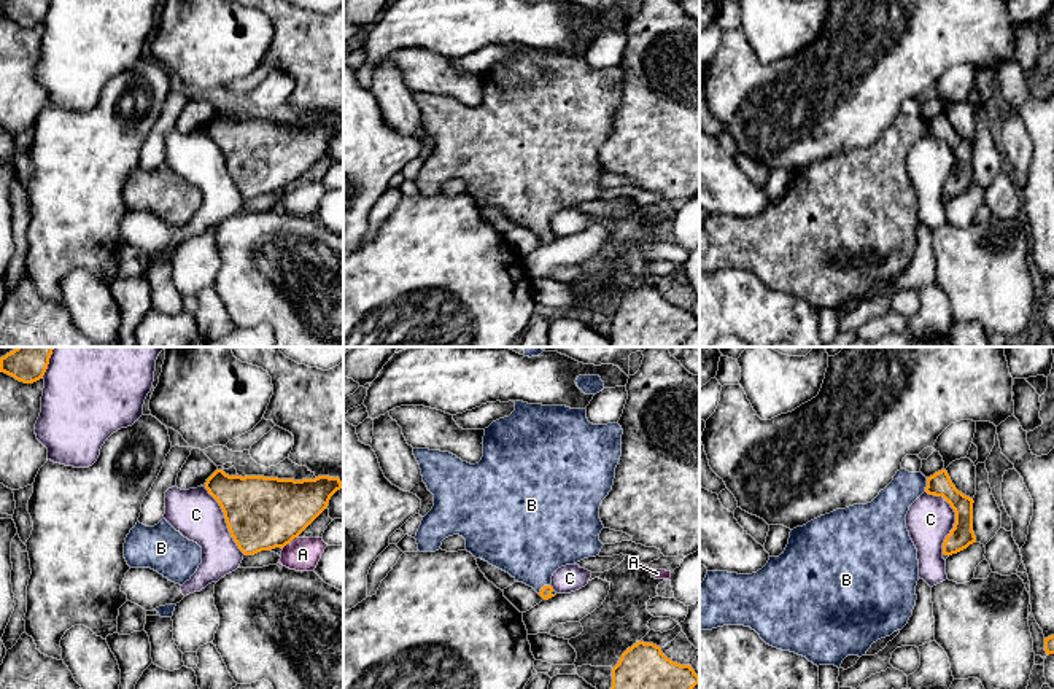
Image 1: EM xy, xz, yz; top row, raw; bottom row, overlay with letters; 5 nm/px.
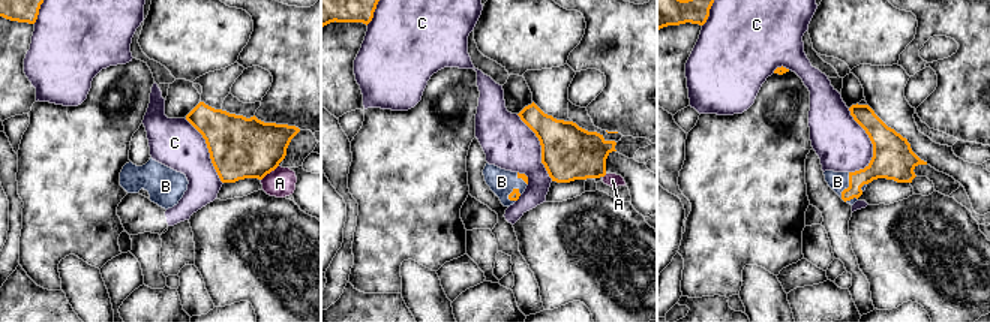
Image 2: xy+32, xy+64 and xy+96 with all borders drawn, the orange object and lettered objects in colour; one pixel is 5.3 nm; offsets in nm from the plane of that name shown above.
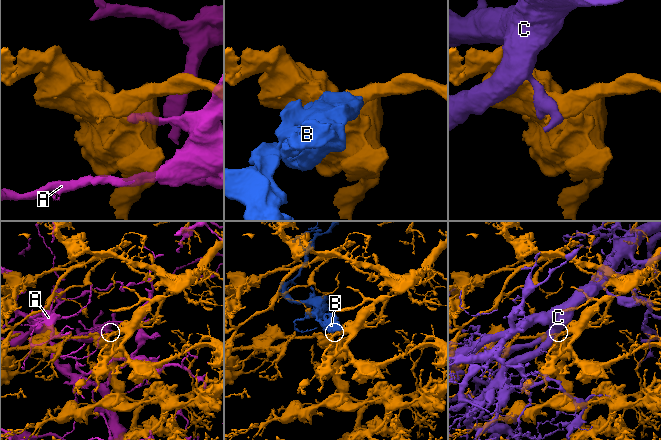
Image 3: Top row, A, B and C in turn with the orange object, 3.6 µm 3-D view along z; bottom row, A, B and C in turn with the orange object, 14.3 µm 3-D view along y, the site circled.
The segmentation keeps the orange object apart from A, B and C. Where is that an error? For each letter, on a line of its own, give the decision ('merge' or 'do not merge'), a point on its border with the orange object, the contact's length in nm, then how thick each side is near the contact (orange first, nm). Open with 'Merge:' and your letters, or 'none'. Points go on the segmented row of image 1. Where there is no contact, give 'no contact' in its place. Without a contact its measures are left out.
Merge: B
A: do not merge; contact xy (290, 541); length 110 nm; calibres 360 and 180 nm
B: merge; contact xz (544, 586); length 80 nm; calibres 60 and 400 nm
C: do not merge; contact yz (956, 517); length 340 nm; calibres 120 and 240 nm

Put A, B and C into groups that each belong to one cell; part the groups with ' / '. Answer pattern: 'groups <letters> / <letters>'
groups A / B / C

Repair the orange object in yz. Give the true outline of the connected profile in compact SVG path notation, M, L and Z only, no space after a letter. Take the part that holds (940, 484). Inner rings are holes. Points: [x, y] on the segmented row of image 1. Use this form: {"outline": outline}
{"outline": "M901 468L871 503L836 509L793 528L785 551L779 557L769 557L757 573L707 571L704 581L699 582L699 630L723 625L750 627L766 644L803 656L817 667L835 665L839 668L847 656L865 656L873 643L901 630L913 616L917 600L919 560L906 528L906 514L924 492L943 496L955 512L954 528L943 543L944 560L976 543L975 501L955 489L947 471L941 469L925 477L922 473L909 473Z"}

